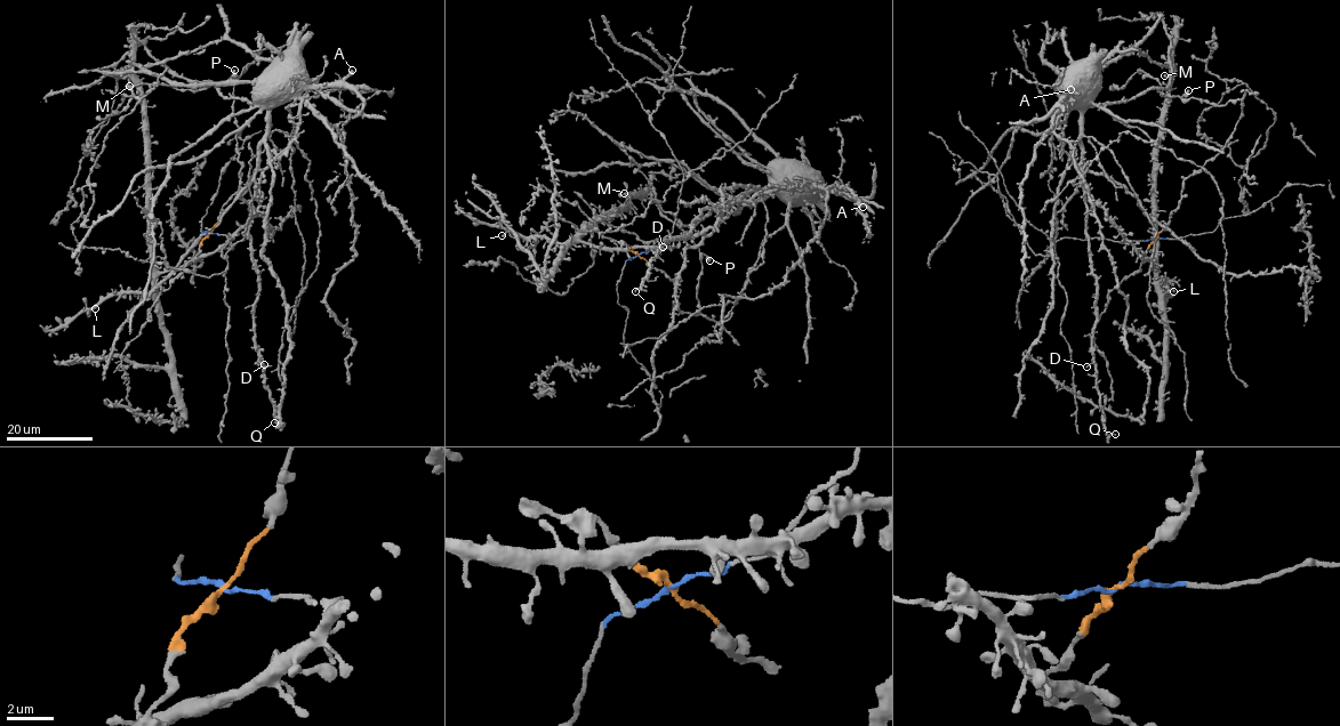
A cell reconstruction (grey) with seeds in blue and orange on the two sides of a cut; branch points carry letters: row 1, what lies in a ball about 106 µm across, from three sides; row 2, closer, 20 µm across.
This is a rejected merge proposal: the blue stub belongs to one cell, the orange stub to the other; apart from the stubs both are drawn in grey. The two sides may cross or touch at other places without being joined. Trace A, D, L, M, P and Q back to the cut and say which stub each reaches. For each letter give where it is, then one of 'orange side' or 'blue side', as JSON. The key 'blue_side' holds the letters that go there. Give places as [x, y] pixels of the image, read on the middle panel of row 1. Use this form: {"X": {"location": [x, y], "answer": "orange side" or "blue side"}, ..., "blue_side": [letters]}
{"A": {"location": [863, 207], "answer": "orange side"}, "D": {"location": [663, 247], "answer": "orange side"}, "L": {"location": [502, 235], "answer": "blue side"}, "M": {"location": [624, 193], "answer": "blue side"}, "P": {"location": [709, 260], "answer": "orange side"}, "Q": {"location": [635, 291], "answer": "orange side"}, "blue_side": ["L", "M"]}

